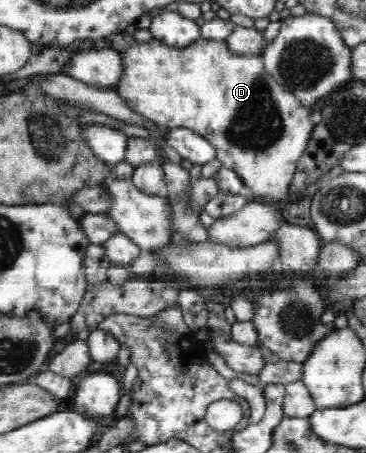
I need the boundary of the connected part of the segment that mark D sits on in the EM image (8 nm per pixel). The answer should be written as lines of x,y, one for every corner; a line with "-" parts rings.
155,38
136,41
120,55
125,70
113,89
126,99
131,111
156,125
187,128
210,140
217,149
217,161
240,175
255,200
279,203
288,200
297,164
311,139
309,111
299,103
298,96
271,77
260,55
237,55
230,51
226,40
203,38
184,48
165,45

